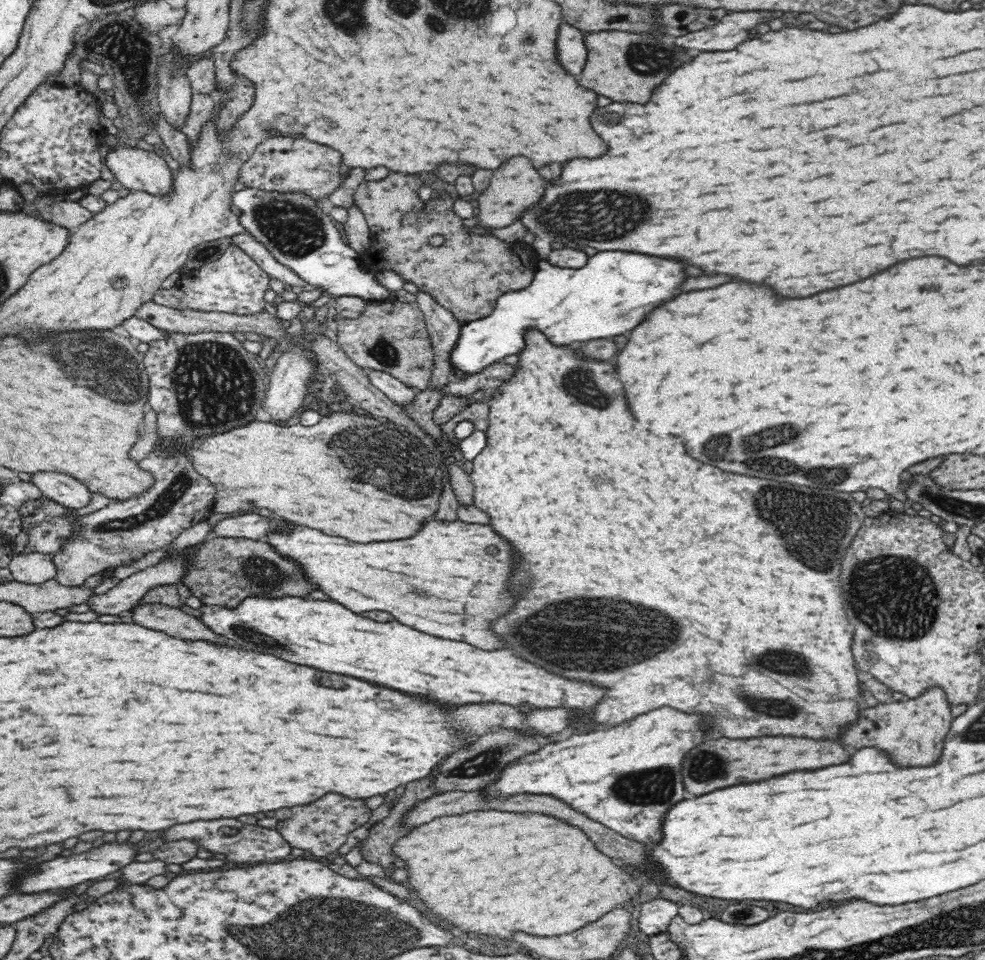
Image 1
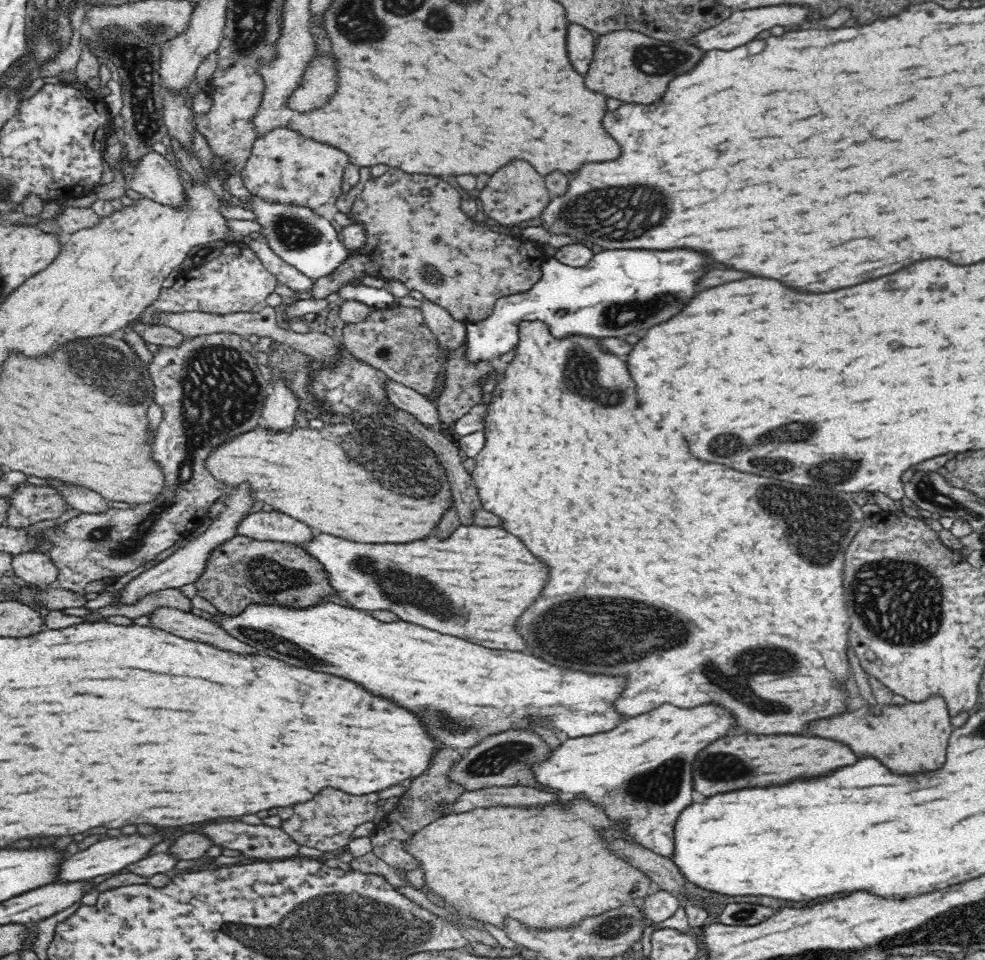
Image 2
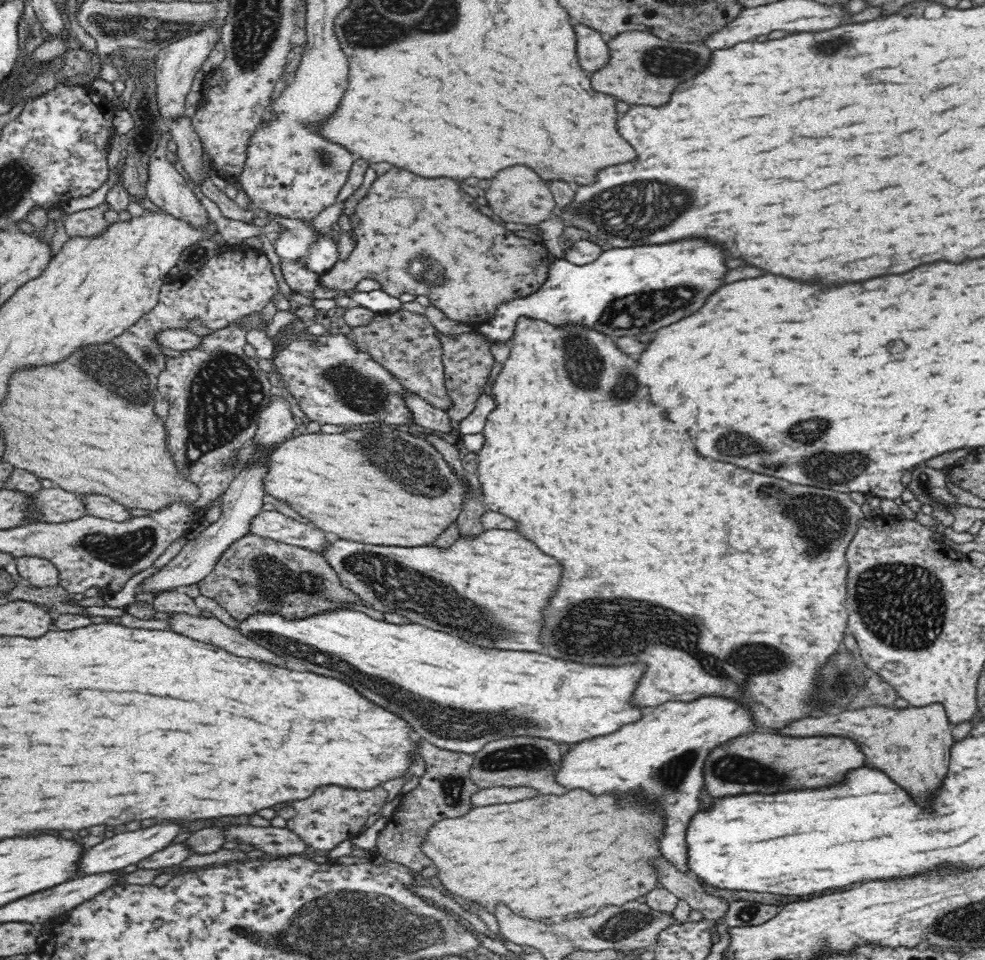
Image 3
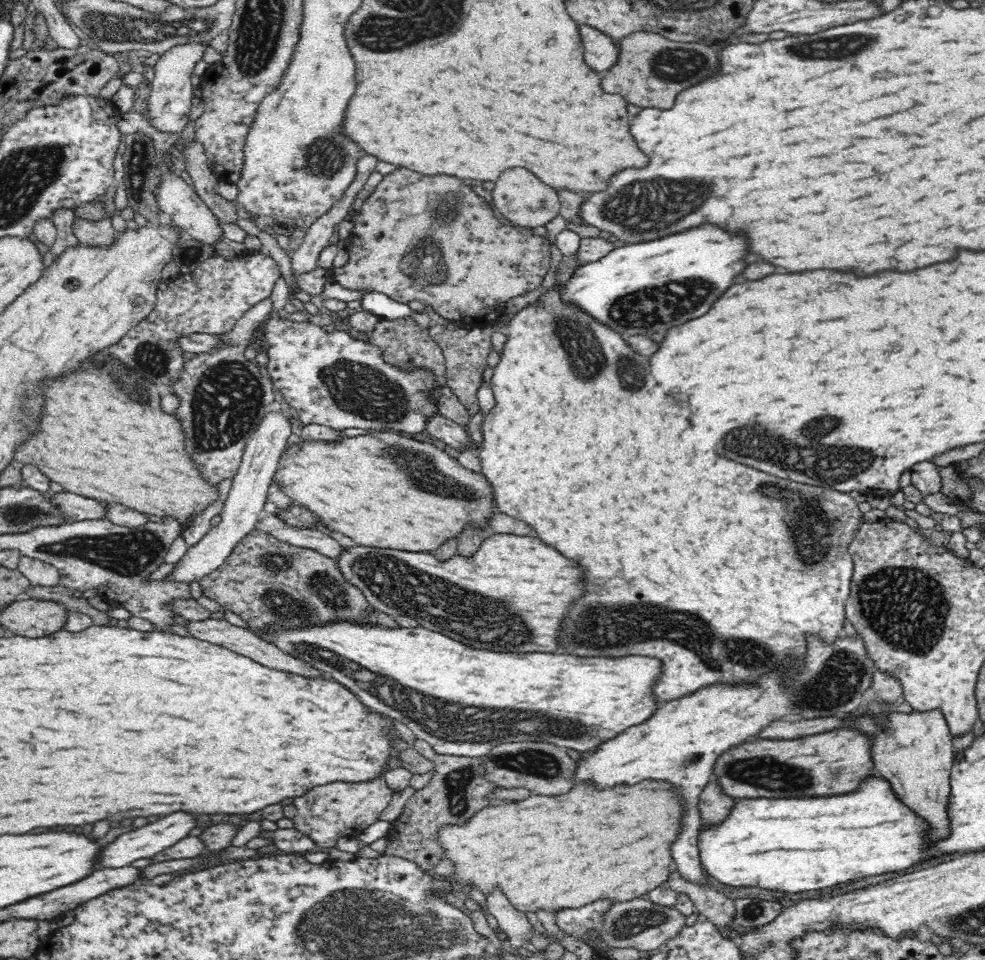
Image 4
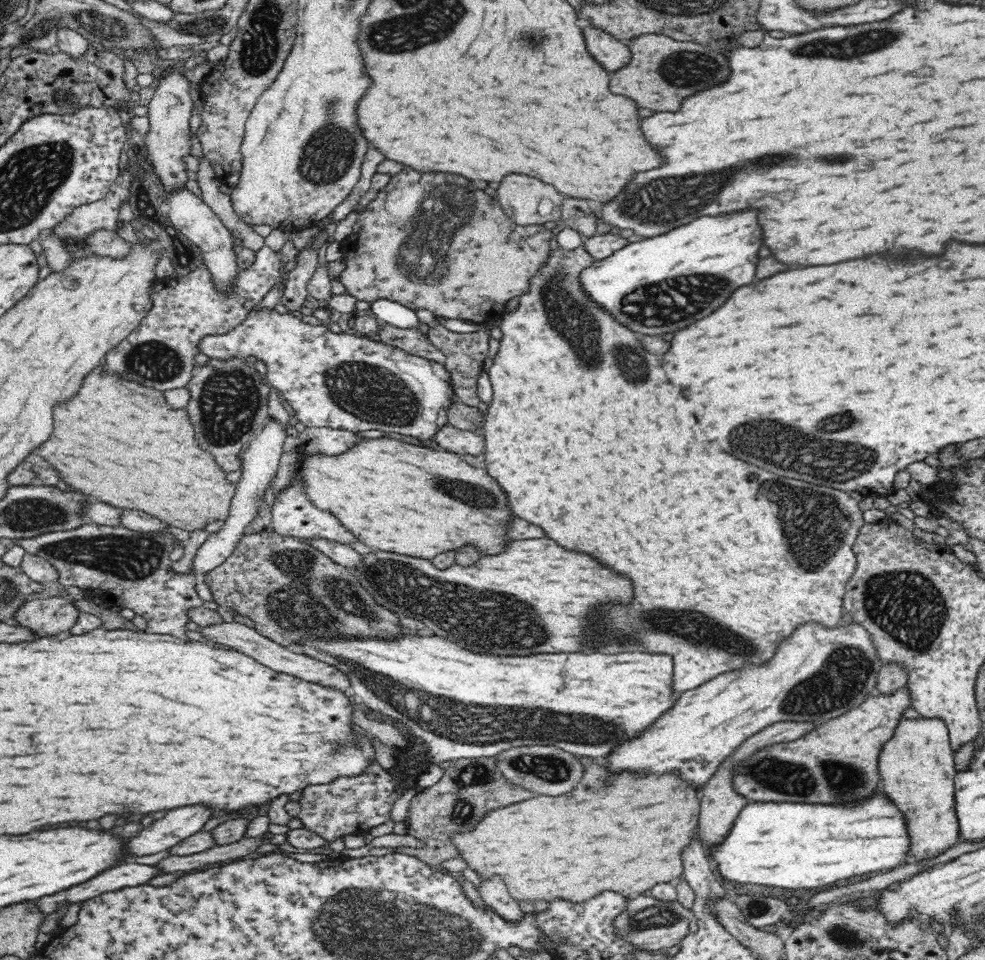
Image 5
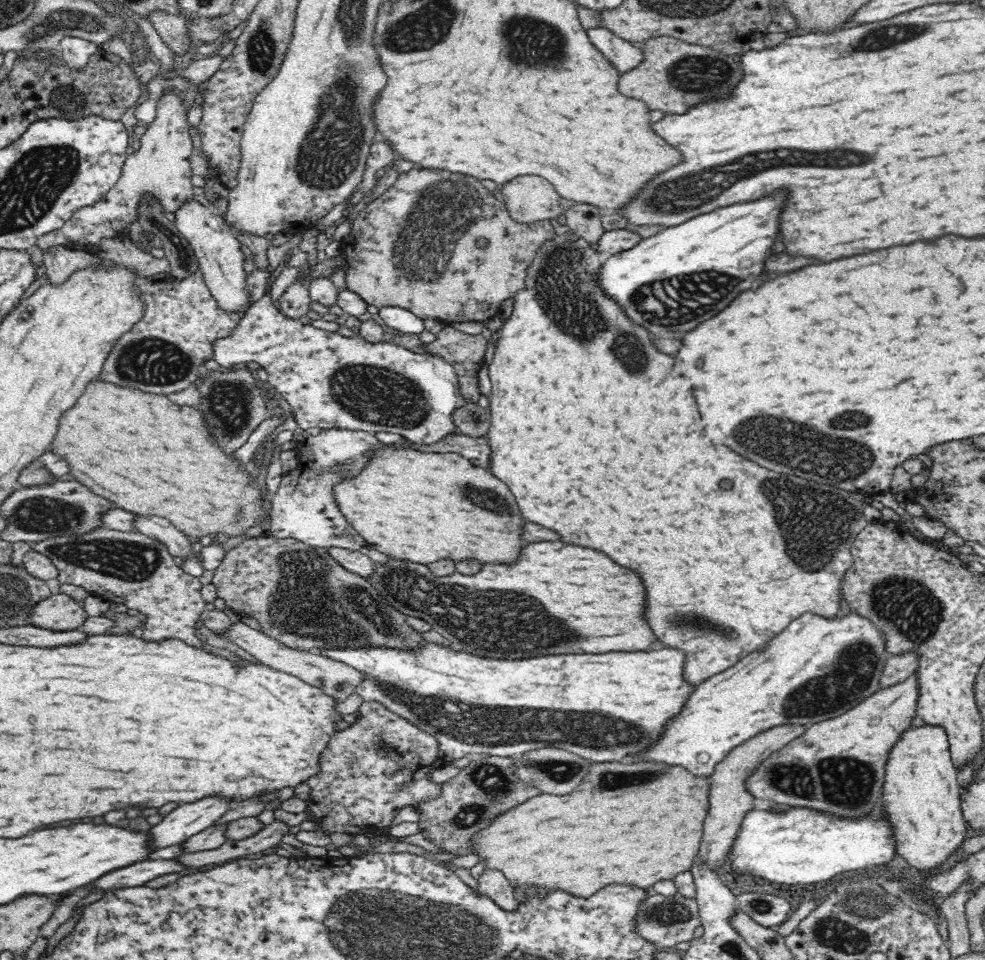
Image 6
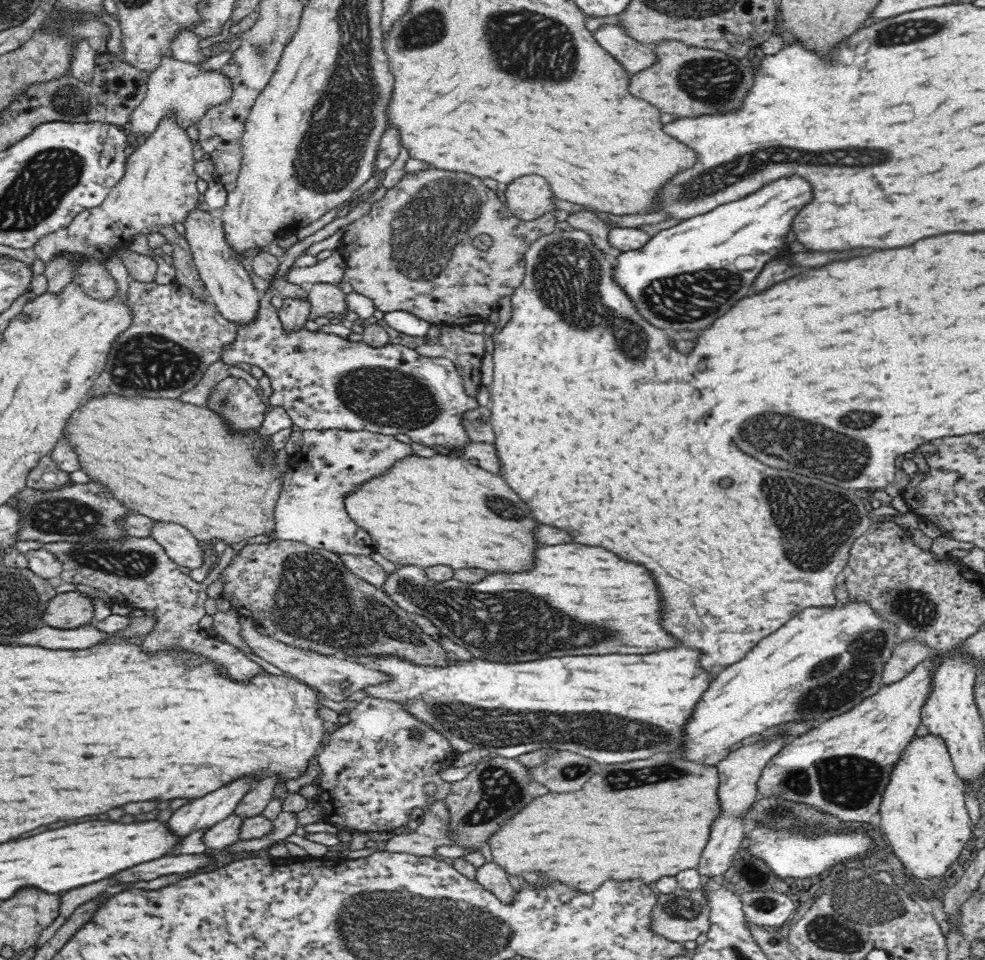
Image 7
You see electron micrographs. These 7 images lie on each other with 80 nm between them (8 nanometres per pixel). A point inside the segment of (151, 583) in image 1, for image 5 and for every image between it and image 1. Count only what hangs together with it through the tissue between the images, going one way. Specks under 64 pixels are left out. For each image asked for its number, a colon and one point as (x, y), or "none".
2: (183, 567)
3: (243, 500)
4: (243, 508)
5: (261, 460)

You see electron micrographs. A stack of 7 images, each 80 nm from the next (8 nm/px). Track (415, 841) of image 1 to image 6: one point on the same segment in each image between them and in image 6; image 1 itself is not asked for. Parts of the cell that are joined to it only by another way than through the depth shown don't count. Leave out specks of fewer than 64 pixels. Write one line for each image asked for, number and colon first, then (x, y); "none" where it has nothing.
2: (548, 868)
3: (555, 857)
4: (563, 852)
5: (624, 833)
6: (638, 823)

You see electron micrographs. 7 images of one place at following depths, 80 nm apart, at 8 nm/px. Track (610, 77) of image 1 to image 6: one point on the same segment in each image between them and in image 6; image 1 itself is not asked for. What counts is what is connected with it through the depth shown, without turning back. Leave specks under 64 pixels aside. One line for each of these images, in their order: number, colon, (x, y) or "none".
2: (627, 65)
3: (640, 68)
4: (651, 69)
5: (662, 71)
6: (672, 75)

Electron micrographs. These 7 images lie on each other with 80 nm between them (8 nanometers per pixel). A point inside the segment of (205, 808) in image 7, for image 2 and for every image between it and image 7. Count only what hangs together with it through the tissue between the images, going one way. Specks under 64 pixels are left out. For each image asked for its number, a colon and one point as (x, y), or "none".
2: (110, 856)
3: (111, 854)
4: (145, 842)
5: (181, 822)
6: (186, 820)

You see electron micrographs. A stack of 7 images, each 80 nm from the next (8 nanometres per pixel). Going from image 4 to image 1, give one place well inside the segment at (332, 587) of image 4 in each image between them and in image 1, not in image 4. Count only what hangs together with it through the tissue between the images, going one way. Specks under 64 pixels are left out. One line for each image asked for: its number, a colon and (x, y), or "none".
1: (221, 571)
2: (242, 570)
3: (254, 574)

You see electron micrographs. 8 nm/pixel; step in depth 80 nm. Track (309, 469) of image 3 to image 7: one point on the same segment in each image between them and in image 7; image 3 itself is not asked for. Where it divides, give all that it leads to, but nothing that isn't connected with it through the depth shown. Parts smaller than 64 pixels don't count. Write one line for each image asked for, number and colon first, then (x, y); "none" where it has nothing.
4: (353, 486)
5: (386, 492)
6: (403, 502)
7: (442, 510)

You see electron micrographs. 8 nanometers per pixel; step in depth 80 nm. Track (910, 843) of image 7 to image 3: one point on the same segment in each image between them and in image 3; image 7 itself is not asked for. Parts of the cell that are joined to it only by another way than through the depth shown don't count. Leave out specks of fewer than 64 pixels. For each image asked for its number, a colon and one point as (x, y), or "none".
3: (912, 745)
4: (913, 751)
5: (917, 764)
6: (921, 794)

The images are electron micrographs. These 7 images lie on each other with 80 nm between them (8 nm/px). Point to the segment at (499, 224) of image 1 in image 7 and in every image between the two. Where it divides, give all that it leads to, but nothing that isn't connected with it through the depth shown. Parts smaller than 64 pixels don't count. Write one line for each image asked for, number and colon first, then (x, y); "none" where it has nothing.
2: (516, 192)
3: (517, 194)
4: (519, 196)
5: (527, 201)
6: (528, 199)
7: (529, 197)

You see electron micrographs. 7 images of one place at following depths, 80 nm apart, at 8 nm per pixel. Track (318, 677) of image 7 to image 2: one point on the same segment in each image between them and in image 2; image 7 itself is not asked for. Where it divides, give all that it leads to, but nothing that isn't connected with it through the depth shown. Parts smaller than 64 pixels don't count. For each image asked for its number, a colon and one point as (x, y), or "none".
2: (176, 621)
3: (210, 630)
4: (218, 631)
5: (238, 637)
6: (336, 679)

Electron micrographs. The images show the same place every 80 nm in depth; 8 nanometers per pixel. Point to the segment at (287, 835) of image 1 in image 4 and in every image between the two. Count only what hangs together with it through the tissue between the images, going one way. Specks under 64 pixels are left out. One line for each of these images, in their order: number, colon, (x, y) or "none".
2: (326, 823)
3: (332, 815)
4: (329, 812)

